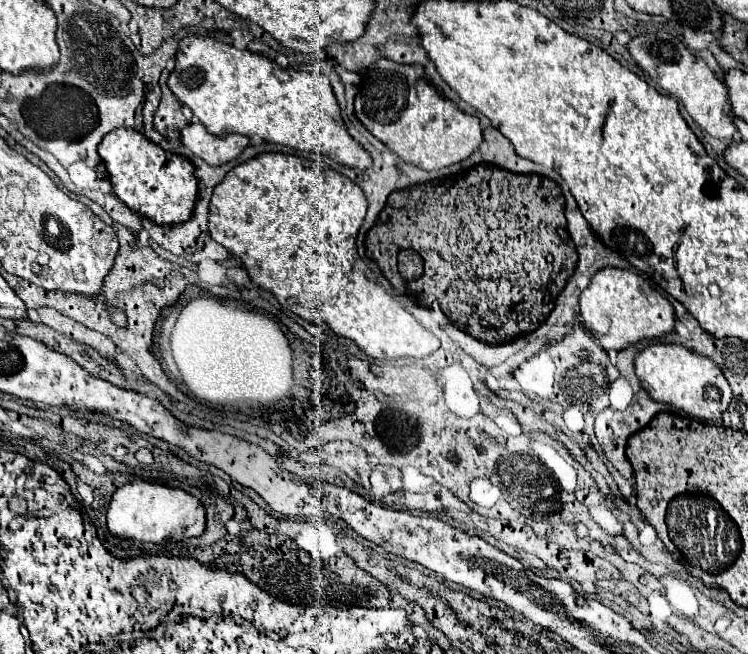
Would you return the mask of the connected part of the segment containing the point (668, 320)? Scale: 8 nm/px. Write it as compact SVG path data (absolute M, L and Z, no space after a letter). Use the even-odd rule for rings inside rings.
M615 267L597 271L589 287L581 291L579 305L585 327L593 333L593 337L605 351L623 351L641 339L663 337L667 333L673 333L675 329L675 313L671 303L647 281L643 281L635 271Z

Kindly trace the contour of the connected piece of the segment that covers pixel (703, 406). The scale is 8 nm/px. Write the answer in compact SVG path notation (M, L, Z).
M653 343L635 357L635 373L651 399L673 405L703 423L715 423L729 409L731 387L721 369L707 357L683 345Z

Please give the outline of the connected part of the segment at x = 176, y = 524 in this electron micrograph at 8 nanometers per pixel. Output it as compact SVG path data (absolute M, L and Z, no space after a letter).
M135 481L117 489L107 511L107 527L117 539L167 545L181 539L199 537L205 531L205 509L201 501L183 489L171 489L157 483Z

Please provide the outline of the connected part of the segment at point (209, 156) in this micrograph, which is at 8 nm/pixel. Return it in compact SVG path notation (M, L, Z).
M189 123L181 129L183 145L209 165L225 165L239 157L249 145L245 135L211 135L201 123Z

